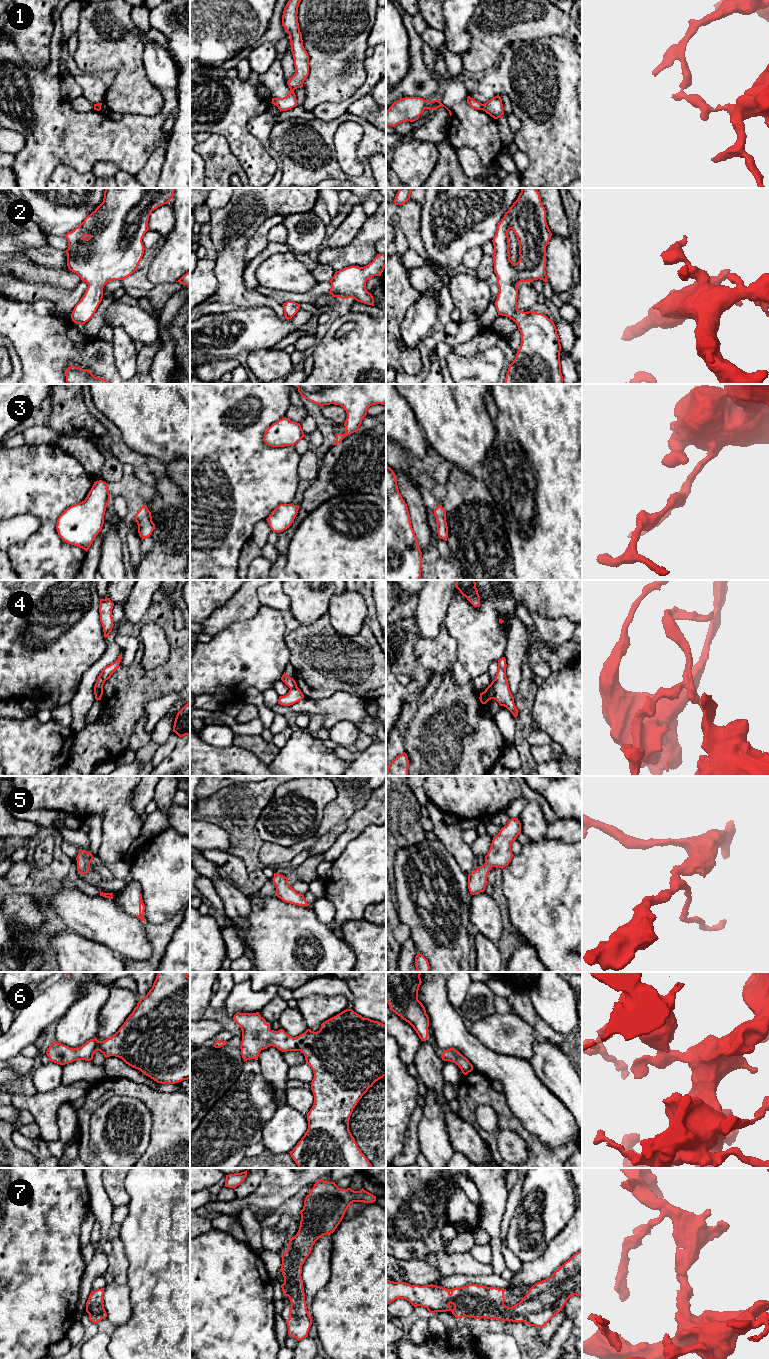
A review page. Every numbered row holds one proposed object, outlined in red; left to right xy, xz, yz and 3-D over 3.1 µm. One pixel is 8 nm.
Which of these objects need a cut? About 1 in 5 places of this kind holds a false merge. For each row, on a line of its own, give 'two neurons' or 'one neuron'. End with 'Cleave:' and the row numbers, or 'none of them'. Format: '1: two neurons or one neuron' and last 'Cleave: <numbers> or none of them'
1: two neurons
2: one neuron
3: one neuron
4: two neurons
5: one neuron
6: one neuron
7: one neuron
Cleave: 1, 4

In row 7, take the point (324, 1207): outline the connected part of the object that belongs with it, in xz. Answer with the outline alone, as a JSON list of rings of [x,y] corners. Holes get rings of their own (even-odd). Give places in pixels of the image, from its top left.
[[[319,1179],[304,1200],[300,1211],[301,1221],[297,1234],[290,1238],[288,1248],[282,1255],[280,1271],[284,1277],[281,1285],[283,1295],[291,1302],[289,1319],[286,1321],[288,1335],[298,1341],[308,1337],[312,1325],[307,1311],[302,1282],[302,1265],[311,1253],[315,1242],[331,1234],[342,1221],[346,1210],[353,1202],[373,1203],[376,1196],[365,1191],[339,1188],[335,1182]]]

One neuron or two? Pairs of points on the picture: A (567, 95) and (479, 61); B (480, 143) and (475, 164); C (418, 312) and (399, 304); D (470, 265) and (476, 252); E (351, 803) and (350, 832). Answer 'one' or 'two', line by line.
A: two
B: two
C: two
D: one
E: two

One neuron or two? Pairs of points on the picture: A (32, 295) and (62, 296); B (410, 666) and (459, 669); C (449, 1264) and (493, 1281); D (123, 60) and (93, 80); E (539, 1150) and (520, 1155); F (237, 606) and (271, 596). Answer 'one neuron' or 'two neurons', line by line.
A: one neuron
B: two neurons
C: two neurons
D: two neurons
E: two neurons
F: two neurons

